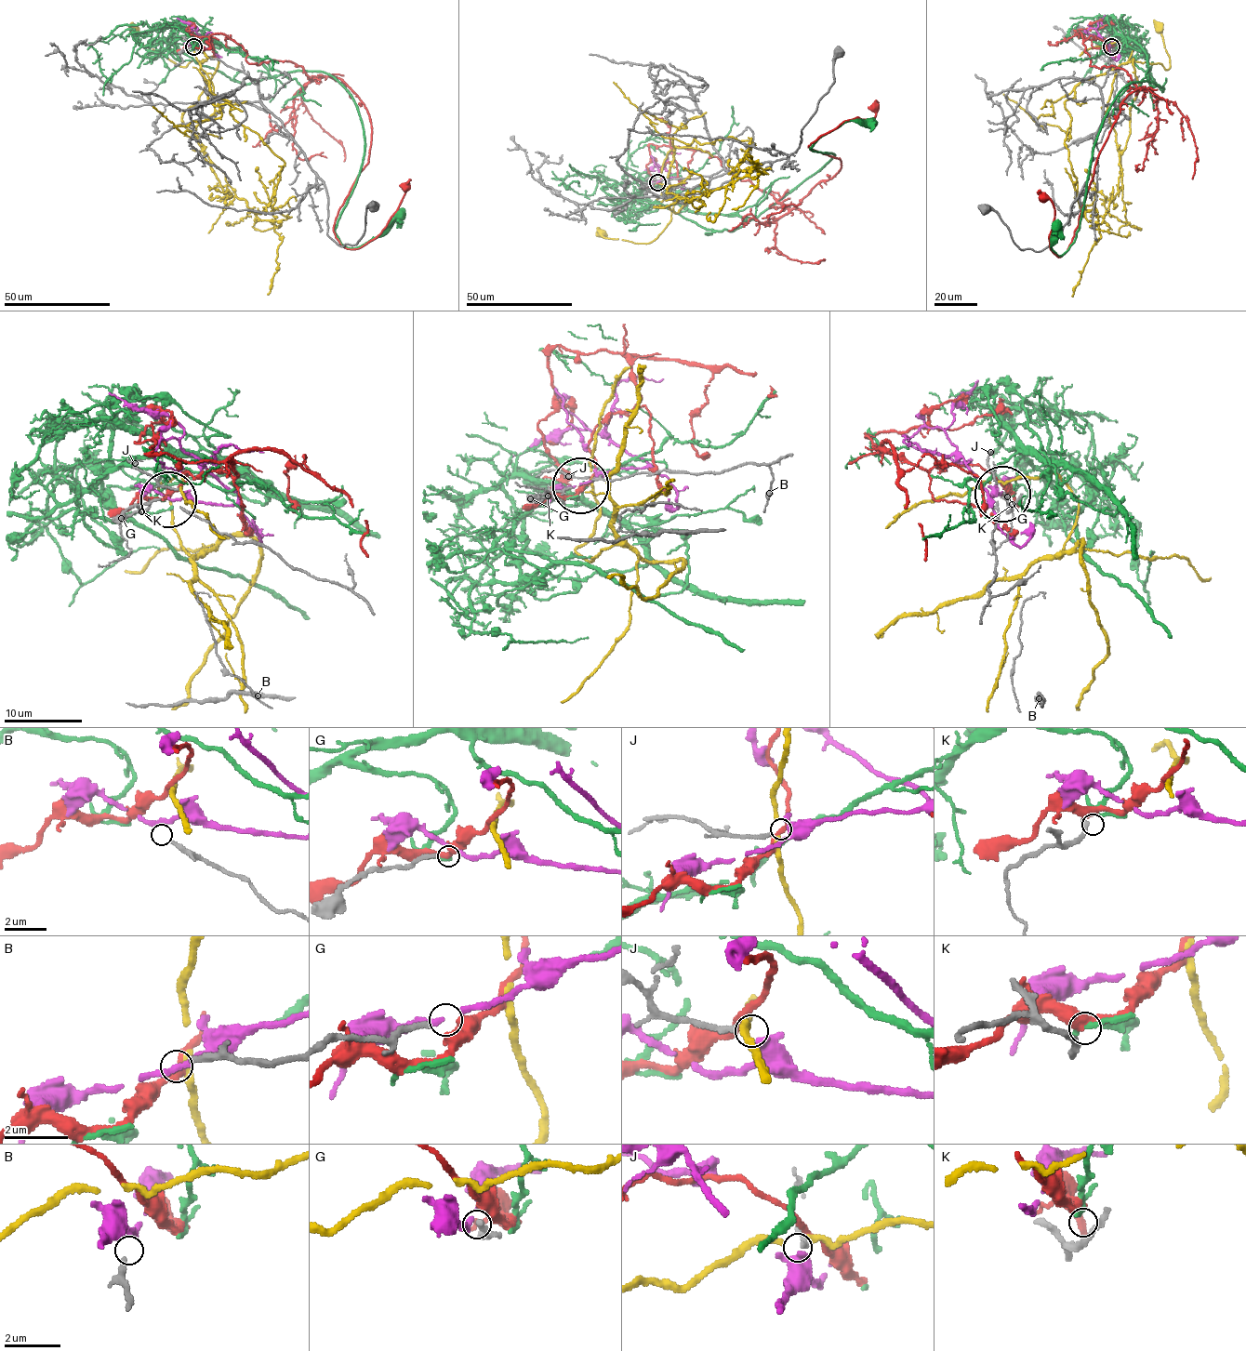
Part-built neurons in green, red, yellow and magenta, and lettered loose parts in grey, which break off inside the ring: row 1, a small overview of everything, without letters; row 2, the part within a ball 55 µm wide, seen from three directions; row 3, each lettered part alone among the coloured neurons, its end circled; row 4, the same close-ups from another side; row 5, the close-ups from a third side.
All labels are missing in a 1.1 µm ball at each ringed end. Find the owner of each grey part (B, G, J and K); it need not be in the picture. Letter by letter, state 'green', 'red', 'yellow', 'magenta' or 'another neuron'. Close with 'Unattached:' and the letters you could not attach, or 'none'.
B: another neuron
G: magenta
J: another neuron
K: green
Unattached: B, J

